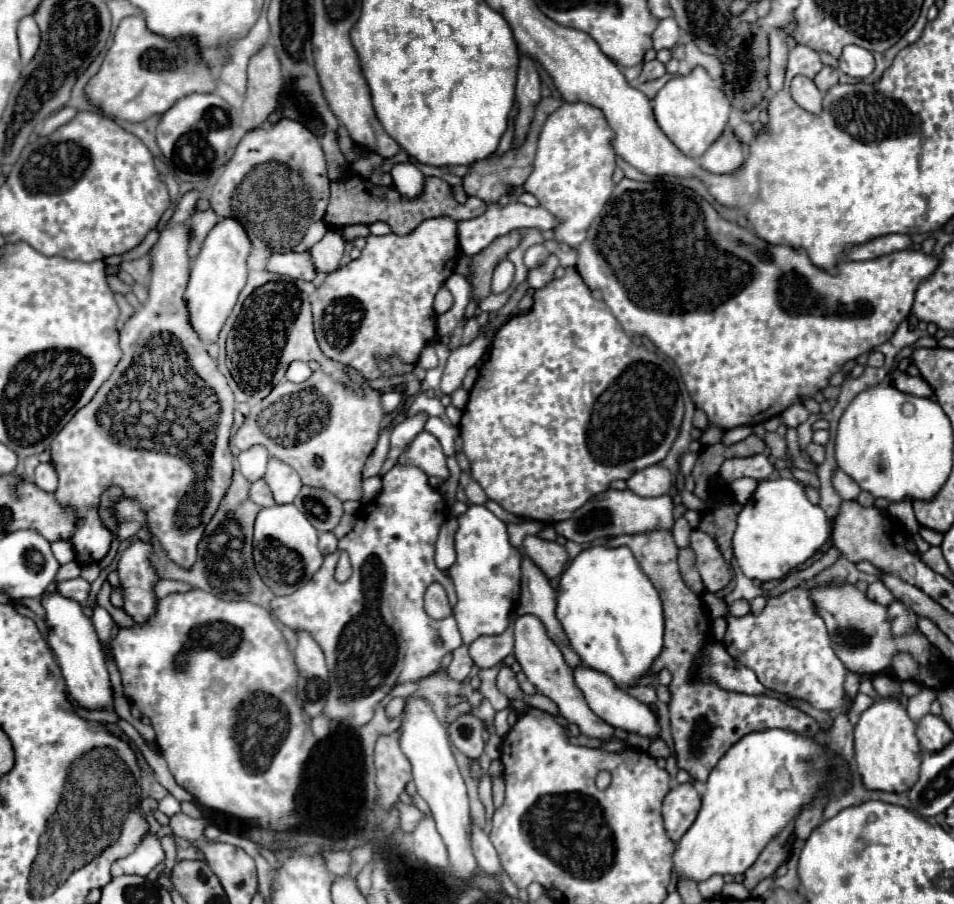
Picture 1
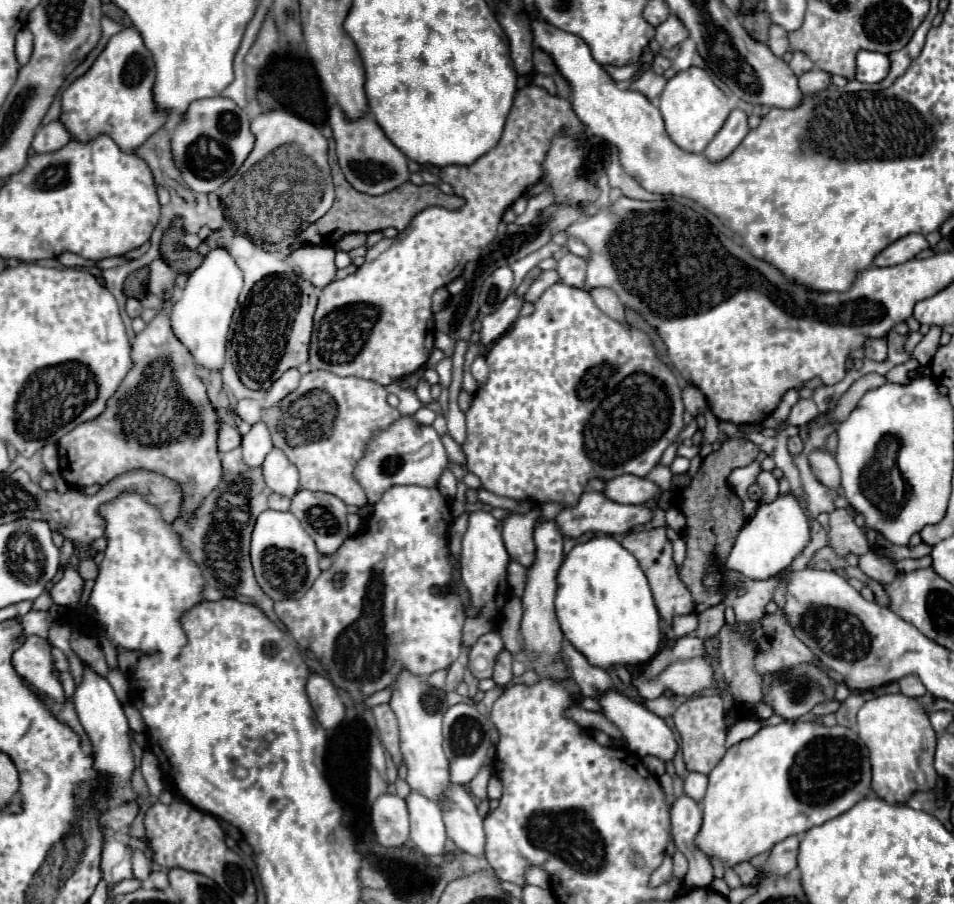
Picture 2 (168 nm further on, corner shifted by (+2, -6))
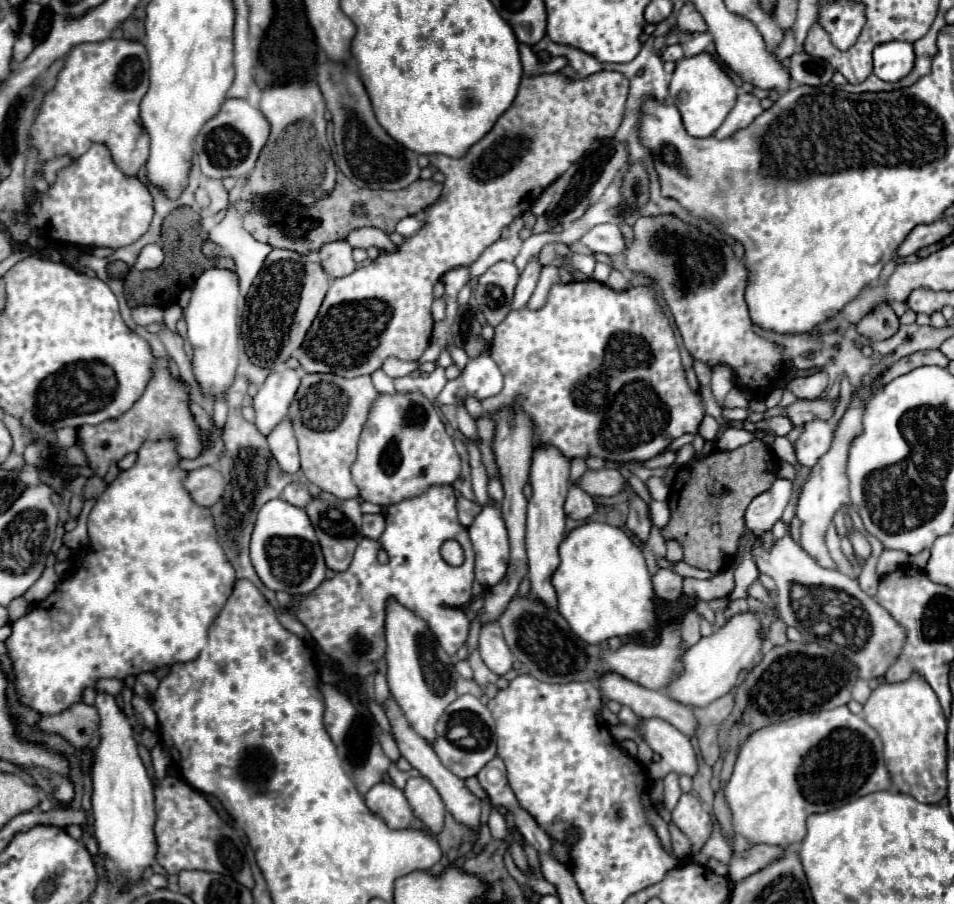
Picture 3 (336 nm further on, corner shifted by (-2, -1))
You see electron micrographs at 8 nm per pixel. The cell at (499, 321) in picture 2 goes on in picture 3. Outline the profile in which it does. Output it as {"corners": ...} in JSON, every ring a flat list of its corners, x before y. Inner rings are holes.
{"corners":[[534,256,534,258,526,264,524,272,520,274,520,282,518,282,518,286,516,286,516,292,514,292,514,300,512,300,512,308,514,308,514,310,526,306,528,298,532,296,532,292,534,292,534,288,536,288,536,282,538,282,538,276,540,276,542,268,544,268,544,266,540,264,538,256]]}

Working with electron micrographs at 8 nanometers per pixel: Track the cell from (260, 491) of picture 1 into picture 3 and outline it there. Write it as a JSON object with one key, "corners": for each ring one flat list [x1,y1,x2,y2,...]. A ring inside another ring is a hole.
{"corners":[[292,482,284,488,282,492,282,498,298,508,304,508,308,502,310,502,310,492,308,492,308,486,306,484,298,484,298,482]]}

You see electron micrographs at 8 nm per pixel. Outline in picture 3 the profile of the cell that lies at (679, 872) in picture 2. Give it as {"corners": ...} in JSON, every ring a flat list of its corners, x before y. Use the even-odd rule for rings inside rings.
{"corners":[[668,824,668,830,670,830,670,840,672,840,674,854,678,854,682,858,690,856,690,842,688,842,688,838,674,824]]}

